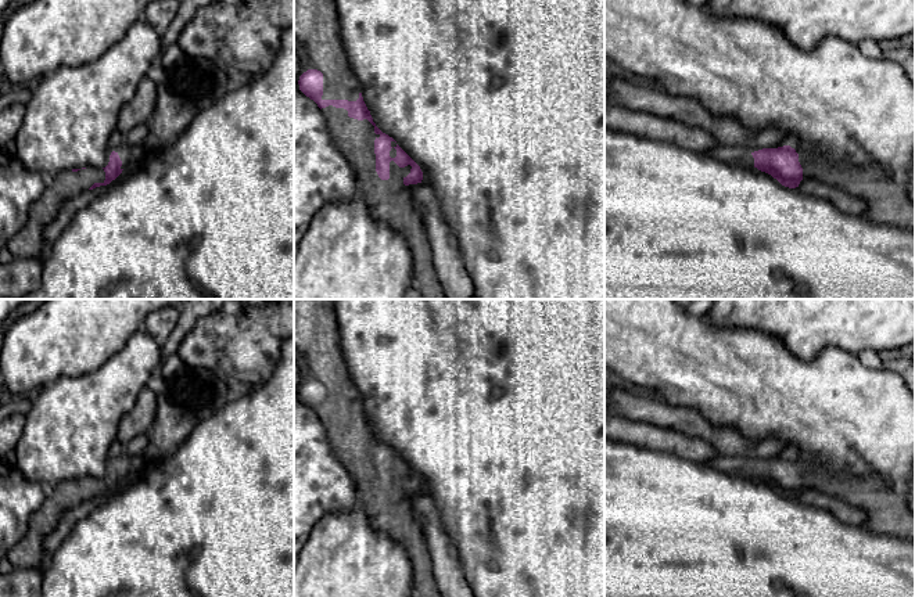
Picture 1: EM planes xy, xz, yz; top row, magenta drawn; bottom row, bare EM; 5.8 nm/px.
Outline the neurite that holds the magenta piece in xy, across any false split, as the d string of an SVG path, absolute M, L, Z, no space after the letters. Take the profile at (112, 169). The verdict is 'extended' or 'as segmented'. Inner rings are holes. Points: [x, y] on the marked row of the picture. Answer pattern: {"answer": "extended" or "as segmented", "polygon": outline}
{"answer": "extended", "polygon": "M112 151L105 168L62 170L47 179L44 193L30 206L26 224L7 242L7 249L17 259L44 258L44 227L57 216L61 205L86 190L107 186L122 173L122 161Z"}

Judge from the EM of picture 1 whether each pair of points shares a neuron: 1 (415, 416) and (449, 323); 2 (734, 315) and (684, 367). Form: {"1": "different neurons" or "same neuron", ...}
{"1": "same neuron", "2": "different neurons"}

